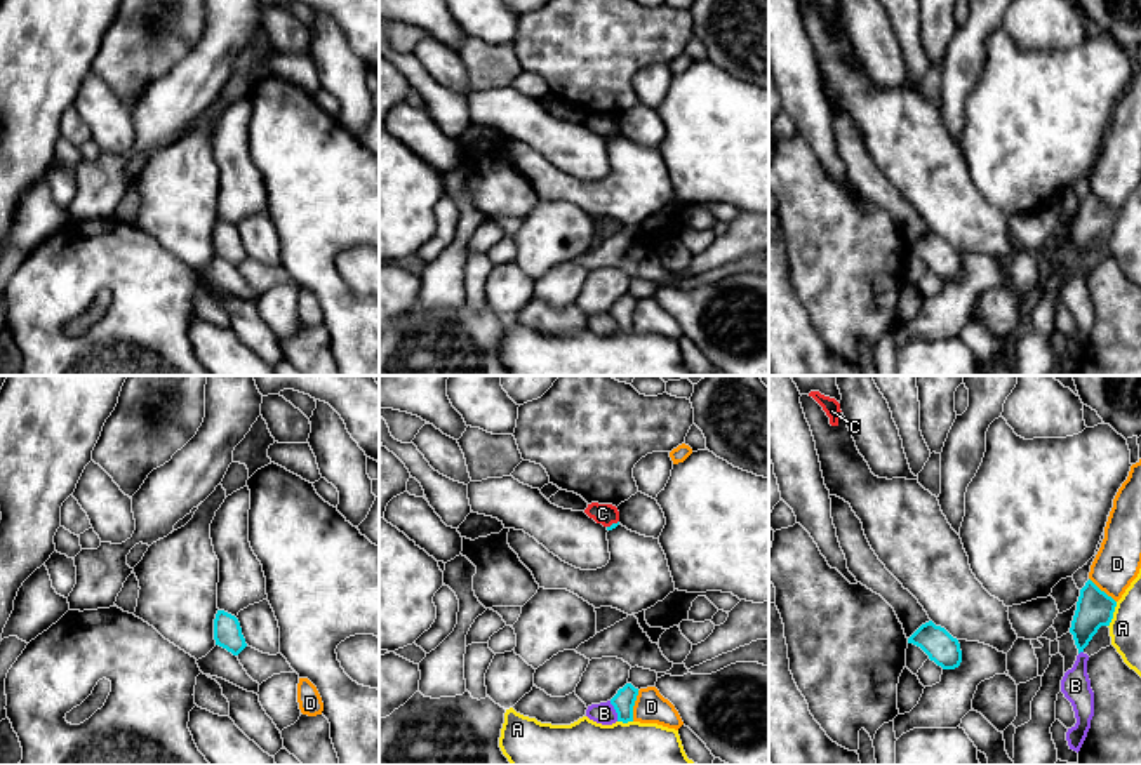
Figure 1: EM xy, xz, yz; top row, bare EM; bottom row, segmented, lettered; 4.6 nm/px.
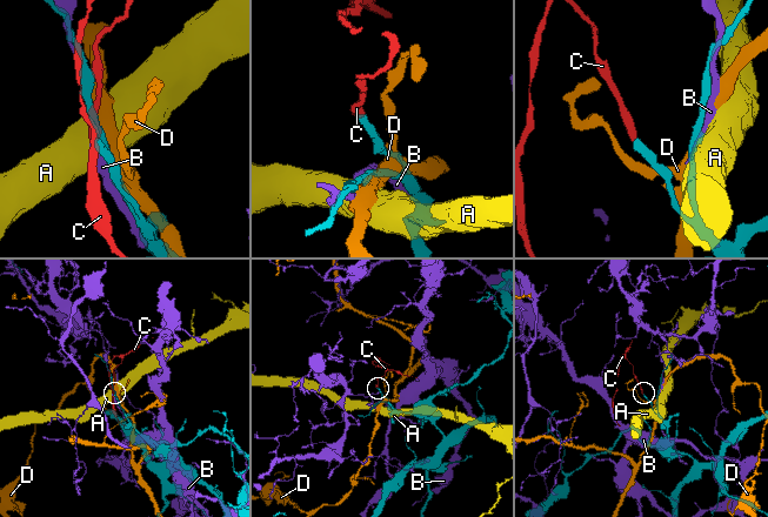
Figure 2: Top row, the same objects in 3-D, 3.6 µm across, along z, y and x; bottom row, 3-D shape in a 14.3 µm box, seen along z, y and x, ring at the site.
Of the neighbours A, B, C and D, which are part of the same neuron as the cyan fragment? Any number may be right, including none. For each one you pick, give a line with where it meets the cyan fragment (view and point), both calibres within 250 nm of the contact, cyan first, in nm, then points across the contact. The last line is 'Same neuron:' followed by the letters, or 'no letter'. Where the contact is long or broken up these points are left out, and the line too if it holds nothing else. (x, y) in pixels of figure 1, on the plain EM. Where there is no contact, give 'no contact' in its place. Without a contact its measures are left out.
Same neuron: no letter

